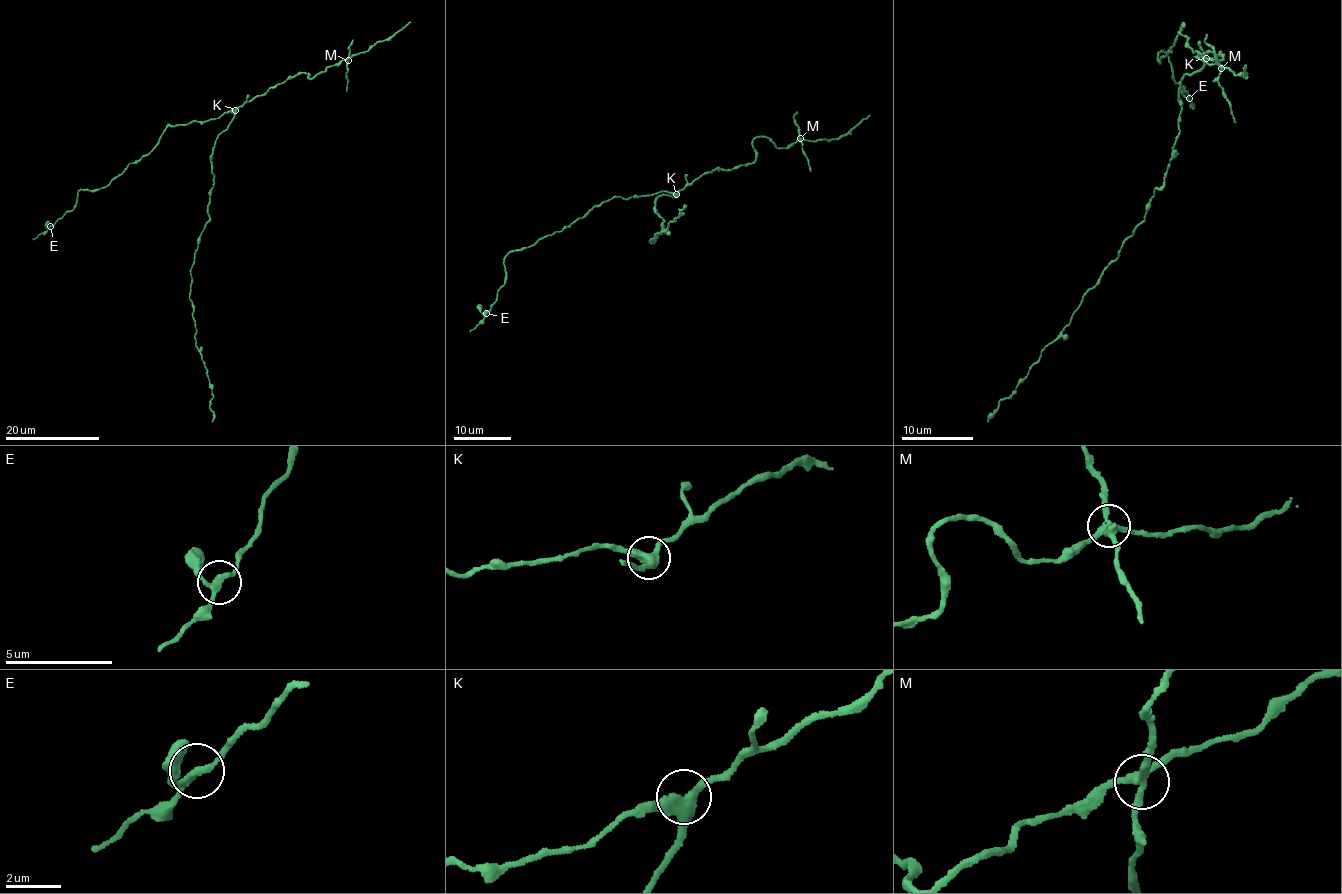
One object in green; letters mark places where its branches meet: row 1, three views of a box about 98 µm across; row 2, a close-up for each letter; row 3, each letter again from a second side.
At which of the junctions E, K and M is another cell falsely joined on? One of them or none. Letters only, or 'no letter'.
M

